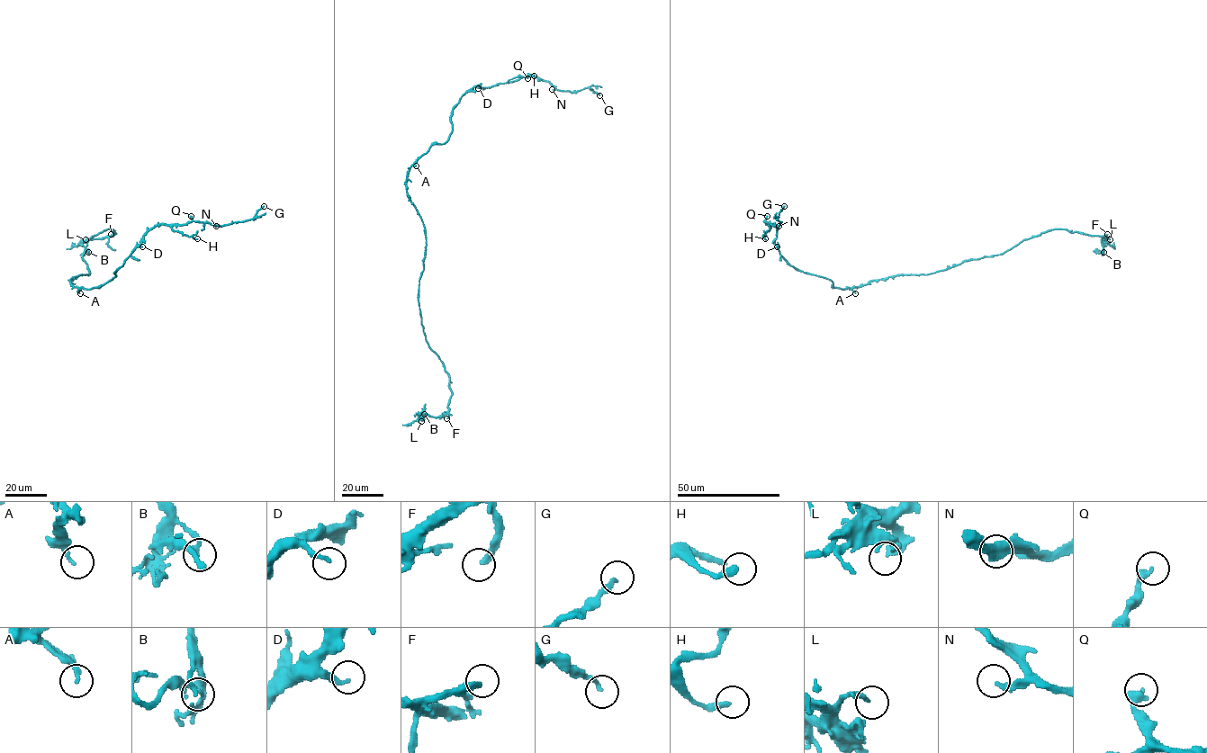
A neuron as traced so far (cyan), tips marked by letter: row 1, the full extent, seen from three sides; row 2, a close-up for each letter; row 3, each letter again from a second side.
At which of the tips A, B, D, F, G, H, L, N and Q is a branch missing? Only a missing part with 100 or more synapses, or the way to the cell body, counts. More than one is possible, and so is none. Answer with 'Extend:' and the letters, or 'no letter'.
Extend: F

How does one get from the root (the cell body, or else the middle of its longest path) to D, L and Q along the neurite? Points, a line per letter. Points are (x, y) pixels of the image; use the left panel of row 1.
D: (70, 280), (73, 286), (79, 289), (101, 287), (116, 275), (115, 272), (137, 247), (142, 246)
L: (70, 280), (89, 274), (82, 258), (87, 241), (106, 229), (112, 229), (115, 234), (85, 239)
Q: (70, 280), (79, 289), (101, 287), (116, 275), (149, 230), (161, 224), (185, 224), (192, 220), (191, 216)

